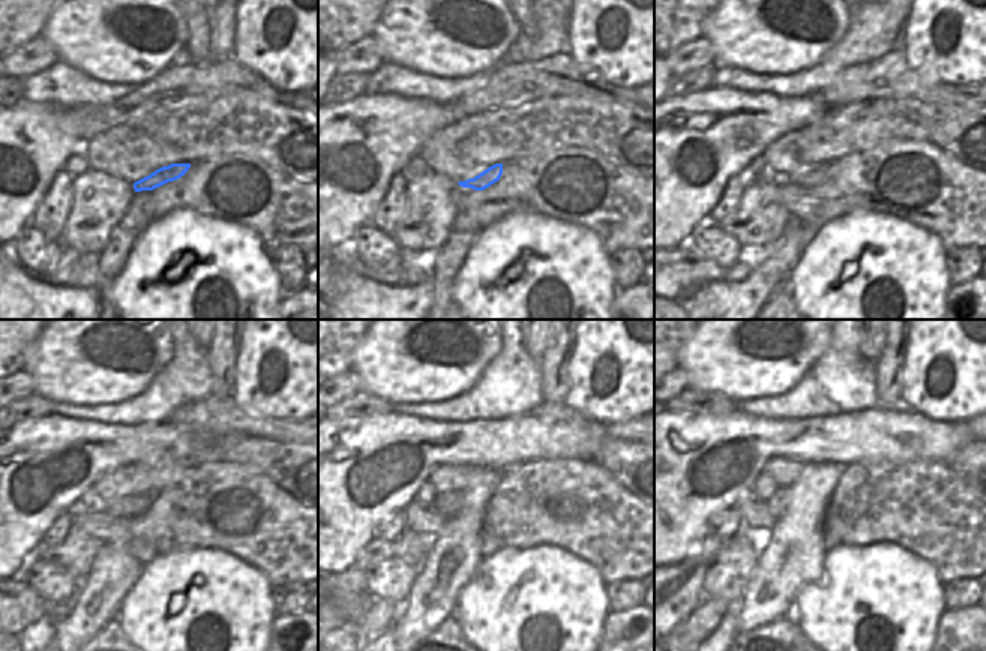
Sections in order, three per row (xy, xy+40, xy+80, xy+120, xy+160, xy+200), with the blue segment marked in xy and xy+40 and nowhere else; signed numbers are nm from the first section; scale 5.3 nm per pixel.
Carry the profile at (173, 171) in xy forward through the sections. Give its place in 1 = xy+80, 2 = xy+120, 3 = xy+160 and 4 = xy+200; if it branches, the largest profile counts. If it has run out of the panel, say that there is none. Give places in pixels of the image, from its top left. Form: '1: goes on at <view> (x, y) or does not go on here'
1: goes on at xy+80 (811, 179)
2: goes on at xy+120 (128, 506)
3: goes on at xy+160 (447, 504)
4: goes on at xy+200 (778, 503)

